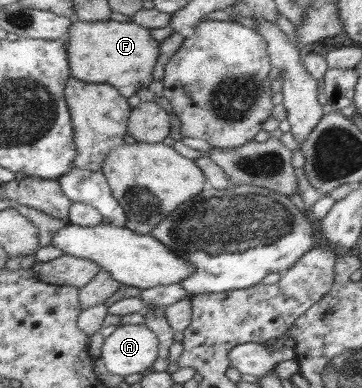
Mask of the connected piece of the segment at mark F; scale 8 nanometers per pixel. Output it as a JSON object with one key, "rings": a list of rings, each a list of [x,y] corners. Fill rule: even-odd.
{"rings":[[[95,20],[73,21],[65,36],[67,58],[73,76],[84,82],[107,83],[115,87],[125,98],[140,90],[148,90],[154,80],[152,71],[159,57],[159,40],[155,40],[150,28],[133,21]]]}

